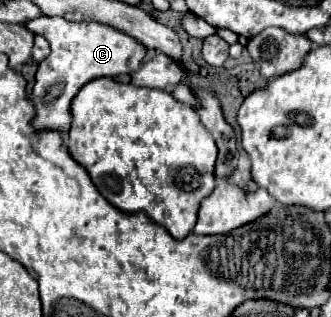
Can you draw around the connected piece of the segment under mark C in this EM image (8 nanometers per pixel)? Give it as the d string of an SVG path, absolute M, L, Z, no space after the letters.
M34 18L26 22L26 28L34 34L42 34L50 42L50 56L38 64L36 84L32 102L36 114L32 118L32 128L36 132L60 132L68 134L70 128L70 102L76 92L90 80L100 76L132 74L140 68L146 48L132 36L104 26L98 22L70 22L64 18Z

